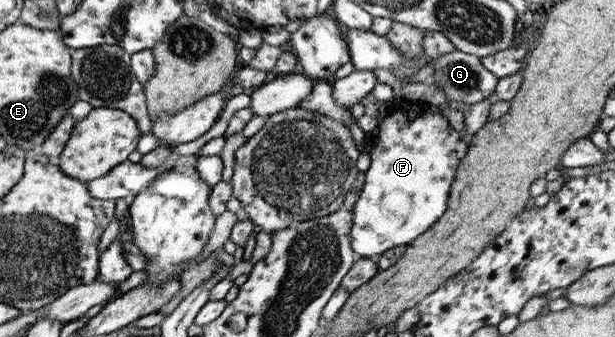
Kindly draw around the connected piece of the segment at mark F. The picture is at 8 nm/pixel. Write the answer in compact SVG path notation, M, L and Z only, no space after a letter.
M398 100L387 111L388 115L378 123L379 141L375 142L375 149L368 153L371 165L364 173L364 187L352 209L351 247L361 258L376 259L385 250L410 244L446 213L457 167L470 147L469 139L450 126L447 116L440 112L439 106L428 102Z

